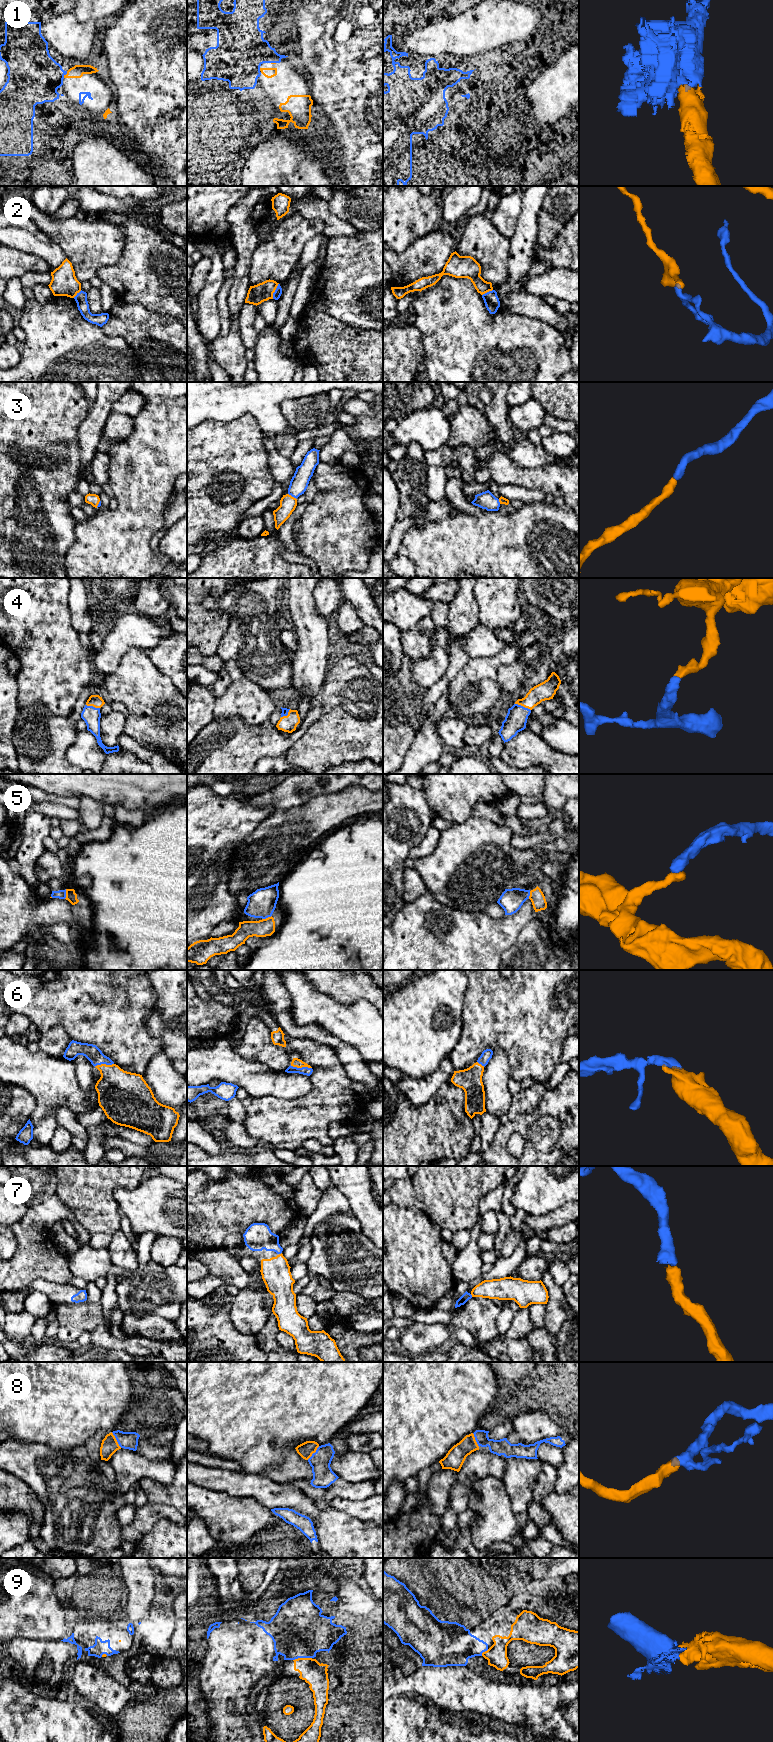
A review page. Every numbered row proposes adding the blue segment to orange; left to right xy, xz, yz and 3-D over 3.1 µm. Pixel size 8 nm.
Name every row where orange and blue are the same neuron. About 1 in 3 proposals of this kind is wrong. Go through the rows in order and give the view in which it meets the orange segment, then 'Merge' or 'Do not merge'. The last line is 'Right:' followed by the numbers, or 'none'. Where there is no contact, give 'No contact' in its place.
1: Touches orange in xy. Merge
2: Touches orange in xz. Do not merge
3: Touches orange in xz. Merge
4: Touches orange in yz. Merge
5: Touches orange in xy. Merge
6: Touches orange in xz. Merge
7: Touches orange in xz. Merge
8: Touches orange in xy. Merge
9: Touches orange in xz. Merge
Right: 1, 3, 4, 5, 6, 7, 8, 9

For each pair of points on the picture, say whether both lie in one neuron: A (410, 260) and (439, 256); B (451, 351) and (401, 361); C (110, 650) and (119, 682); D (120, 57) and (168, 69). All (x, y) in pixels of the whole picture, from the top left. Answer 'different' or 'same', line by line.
A: same
B: different
C: different
D: same

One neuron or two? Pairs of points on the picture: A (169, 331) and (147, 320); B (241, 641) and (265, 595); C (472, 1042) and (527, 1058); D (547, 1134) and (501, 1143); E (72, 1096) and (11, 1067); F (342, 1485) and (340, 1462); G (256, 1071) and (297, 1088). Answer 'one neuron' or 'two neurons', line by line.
A: one neuron
B: one neuron
C: one neuron
D: one neuron
E: one neuron
F: two neurons
G: one neuron

